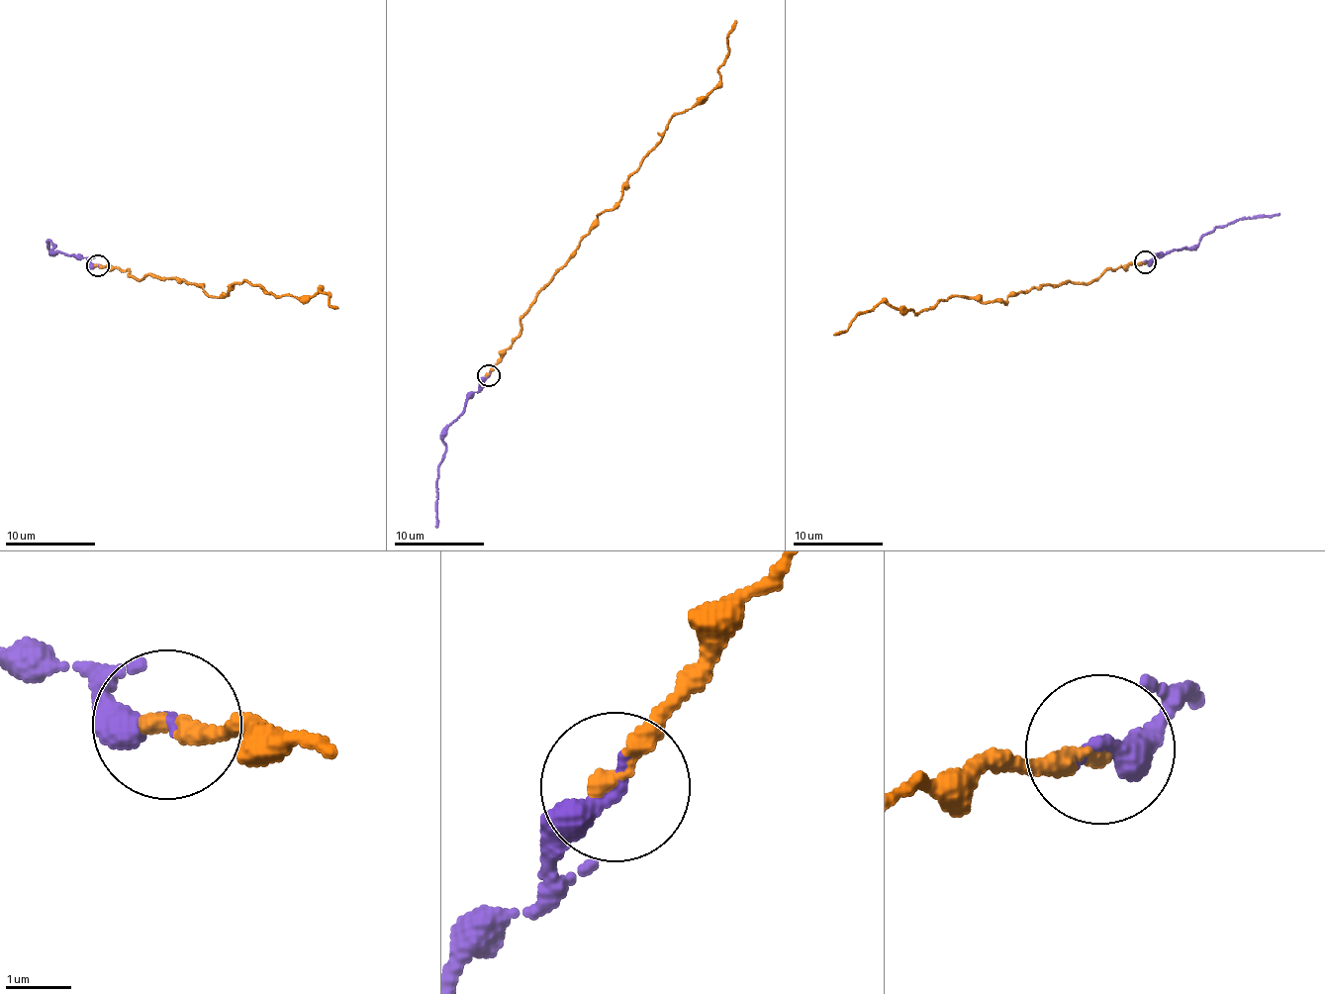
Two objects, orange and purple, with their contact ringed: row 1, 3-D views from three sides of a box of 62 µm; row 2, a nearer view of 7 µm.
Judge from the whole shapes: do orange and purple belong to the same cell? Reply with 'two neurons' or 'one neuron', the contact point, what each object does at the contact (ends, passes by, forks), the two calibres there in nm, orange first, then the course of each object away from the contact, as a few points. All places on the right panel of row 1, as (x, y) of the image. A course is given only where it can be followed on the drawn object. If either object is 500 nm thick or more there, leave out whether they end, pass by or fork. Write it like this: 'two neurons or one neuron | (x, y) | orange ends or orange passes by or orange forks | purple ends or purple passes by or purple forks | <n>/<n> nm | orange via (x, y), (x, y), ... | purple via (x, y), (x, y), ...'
one neuron | (1145, 261) | orange ends | purple ends | 280/360 nm | orange via (1144, 261), (1108, 269), (1085, 283), (1034, 286), (1004, 304), (965, 295), (914, 314), (882, 303), (833, 334) | purple via (1144, 261), (1188, 248), (1208, 233), (1239, 220), (1275, 217), (1278, 213)

